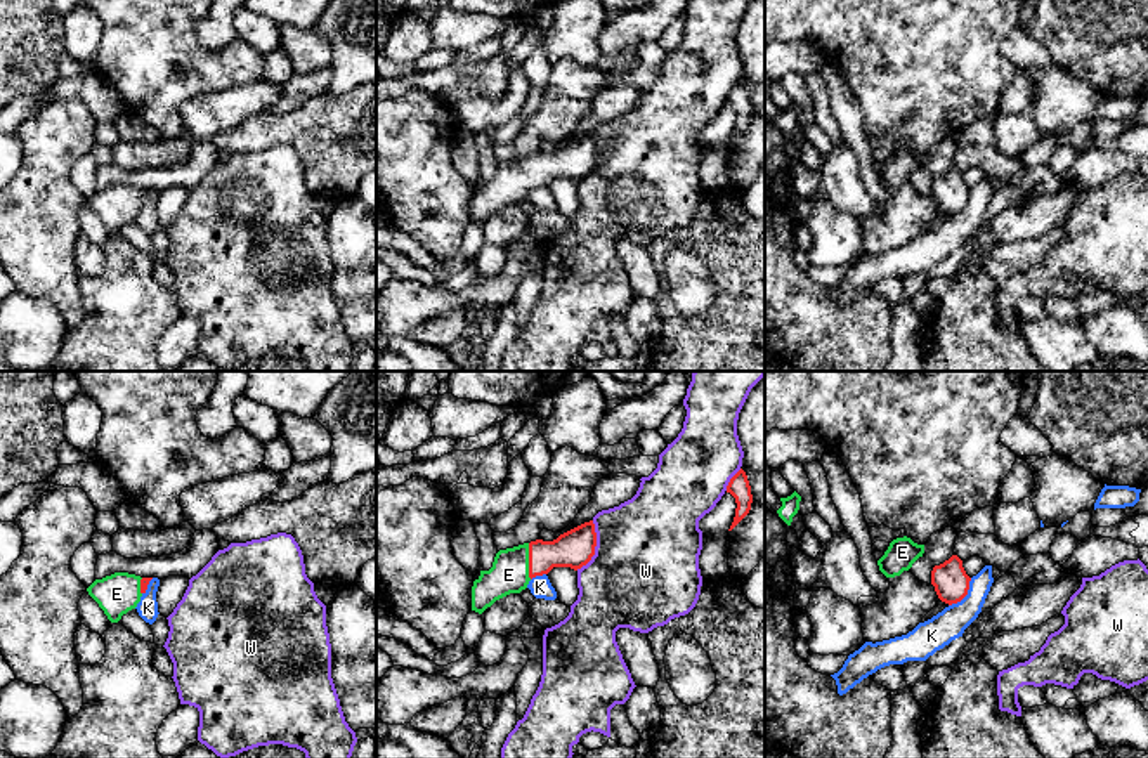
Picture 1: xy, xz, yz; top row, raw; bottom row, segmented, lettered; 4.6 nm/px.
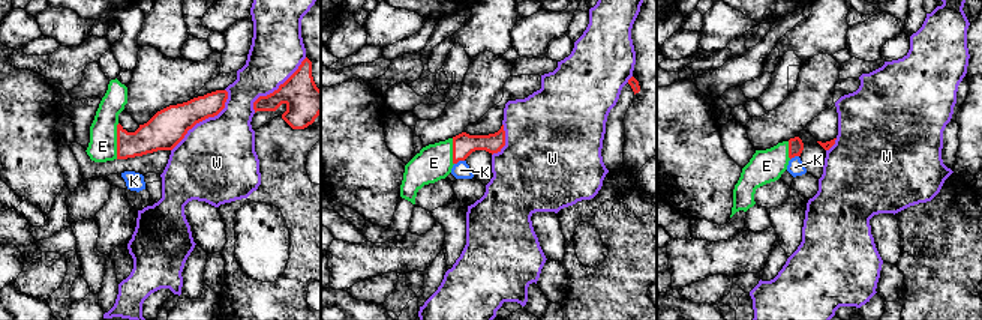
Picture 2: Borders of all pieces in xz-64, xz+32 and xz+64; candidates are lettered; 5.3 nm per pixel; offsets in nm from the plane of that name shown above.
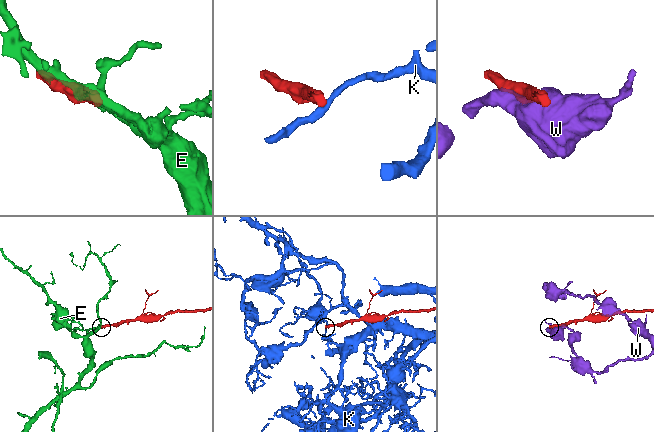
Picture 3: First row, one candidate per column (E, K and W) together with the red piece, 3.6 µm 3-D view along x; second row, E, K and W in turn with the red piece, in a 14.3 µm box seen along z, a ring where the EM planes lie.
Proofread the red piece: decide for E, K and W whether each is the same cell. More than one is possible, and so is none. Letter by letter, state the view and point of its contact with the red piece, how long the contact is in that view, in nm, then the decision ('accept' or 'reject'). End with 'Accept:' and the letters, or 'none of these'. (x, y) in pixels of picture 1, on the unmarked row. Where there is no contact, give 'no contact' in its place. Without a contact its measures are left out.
E: contact xz (529, 172); length 170 nm; accept
K: contact yz (965, 207); length 170 nm; reject
W: contact xz (595, 156); length 240 nm; reject
Accept: E

